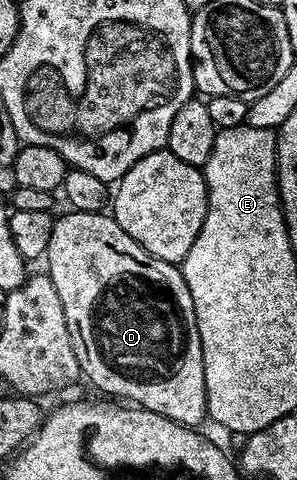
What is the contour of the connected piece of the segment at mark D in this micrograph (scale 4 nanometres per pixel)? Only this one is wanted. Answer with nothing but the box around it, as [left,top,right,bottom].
[45,210,207,428]

